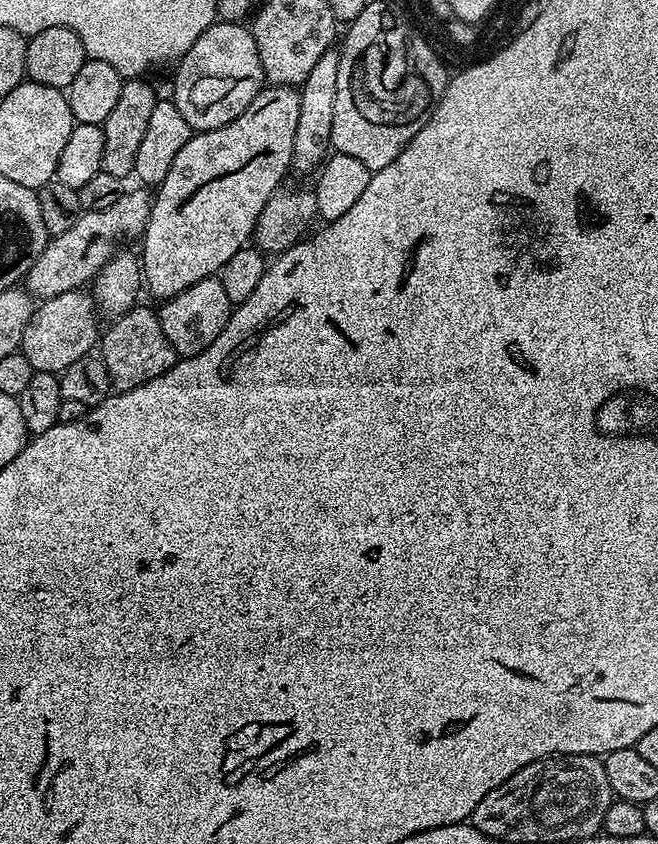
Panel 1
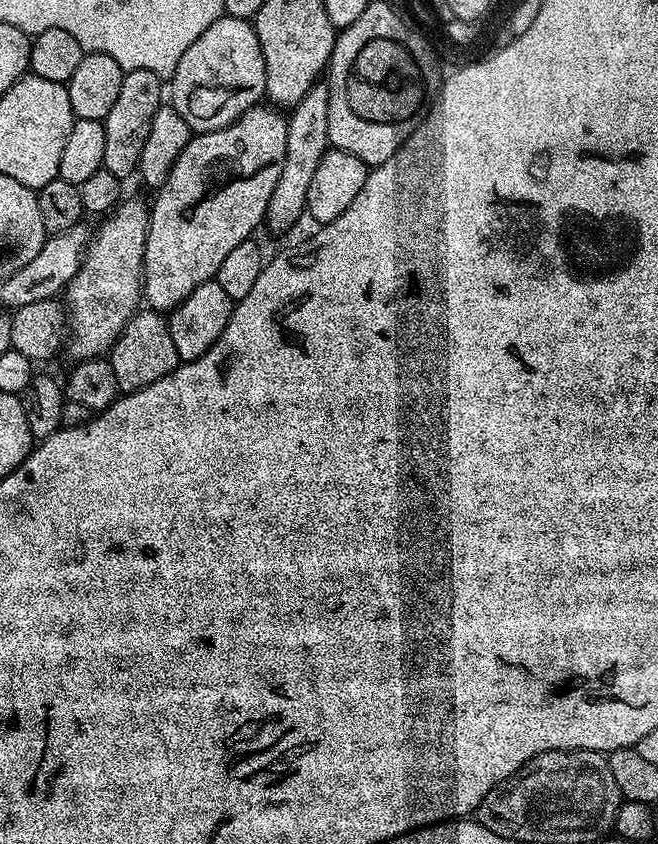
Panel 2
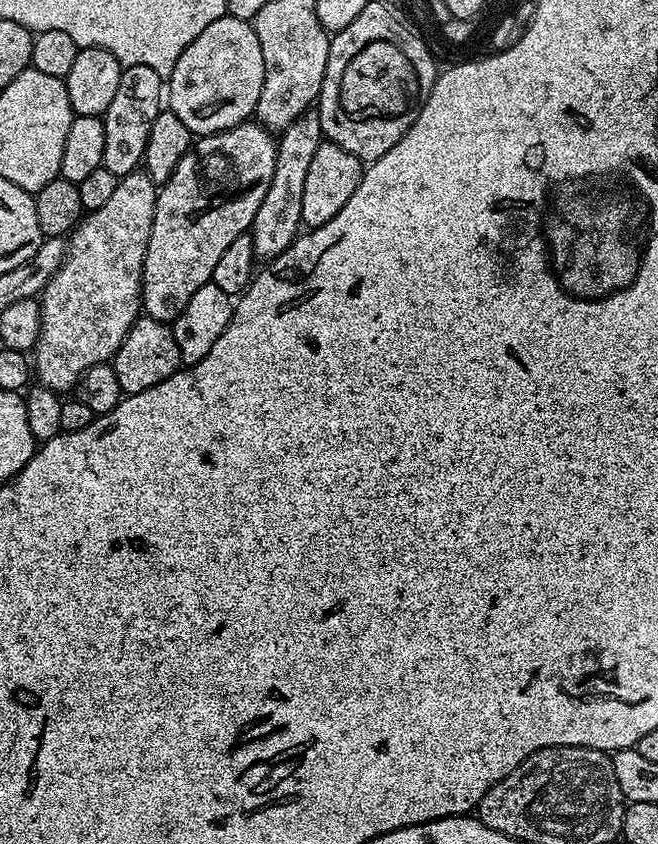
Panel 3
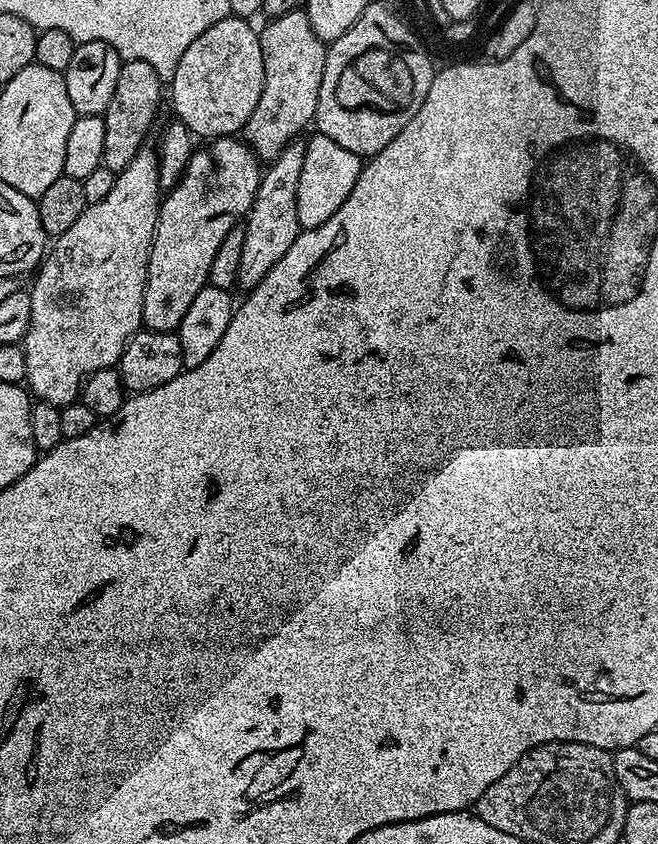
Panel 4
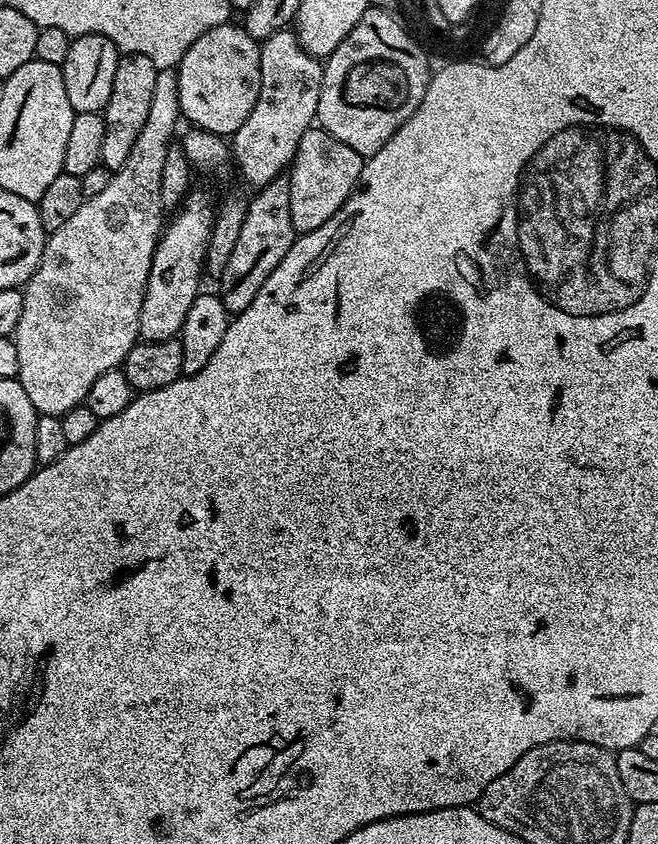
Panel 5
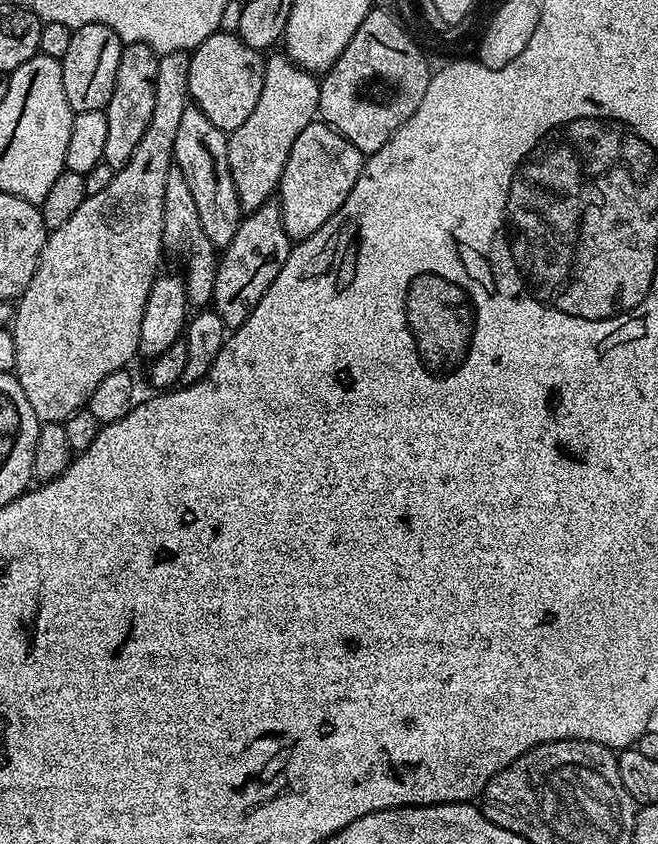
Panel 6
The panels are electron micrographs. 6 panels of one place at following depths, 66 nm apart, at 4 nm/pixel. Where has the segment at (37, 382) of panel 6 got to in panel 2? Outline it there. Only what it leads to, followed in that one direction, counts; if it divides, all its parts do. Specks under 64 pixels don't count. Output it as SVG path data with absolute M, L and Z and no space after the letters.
M121 199L105 219L109 220L89 239L78 274L74 274L66 289L66 316L70 321L66 352L68 348L71 359L76 362L103 357L142 304L144 247L150 208L140 200L128 199Z

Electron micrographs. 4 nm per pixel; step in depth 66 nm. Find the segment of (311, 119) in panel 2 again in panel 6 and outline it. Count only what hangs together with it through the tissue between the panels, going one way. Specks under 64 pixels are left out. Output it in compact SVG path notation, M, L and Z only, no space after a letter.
M269 202L258 210L247 213L238 226L238 234L230 246L222 249L216 265L214 294L211 307L222 318L225 329L234 330L250 318L254 306L262 302L262 294L270 290L270 282L278 278L278 270L286 266L286 258L292 253L293 241L289 240L282 226L282 210L279 203Z

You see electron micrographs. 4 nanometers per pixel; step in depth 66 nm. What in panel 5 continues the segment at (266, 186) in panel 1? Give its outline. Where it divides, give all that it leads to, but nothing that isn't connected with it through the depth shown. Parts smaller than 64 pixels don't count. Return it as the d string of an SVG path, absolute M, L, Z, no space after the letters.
M189 191L184 203L175 209L176 217L167 221L160 233L160 241L154 250L154 262L150 266L150 278L146 282L146 294L142 298L140 315L140 340L171 340L179 337L182 322L190 314L190 305L200 295L200 276L205 275L204 255L210 242L212 223L217 205L212 204L208 192Z

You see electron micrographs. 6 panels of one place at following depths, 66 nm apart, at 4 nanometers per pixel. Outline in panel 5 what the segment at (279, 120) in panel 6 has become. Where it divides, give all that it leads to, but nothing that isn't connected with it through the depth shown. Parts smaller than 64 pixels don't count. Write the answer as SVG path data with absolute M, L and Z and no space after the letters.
M285 30L270 34L260 44L260 65L262 66L262 82L258 90L258 102L254 102L254 110L250 110L250 118L238 126L238 130L230 137L230 156L240 167L240 176L249 184L252 190L274 182L291 165L296 156L298 142L302 142L302 134L313 127L318 110L318 94L322 94L323 63L317 57L311 56L300 45L300 39L295 31Z

